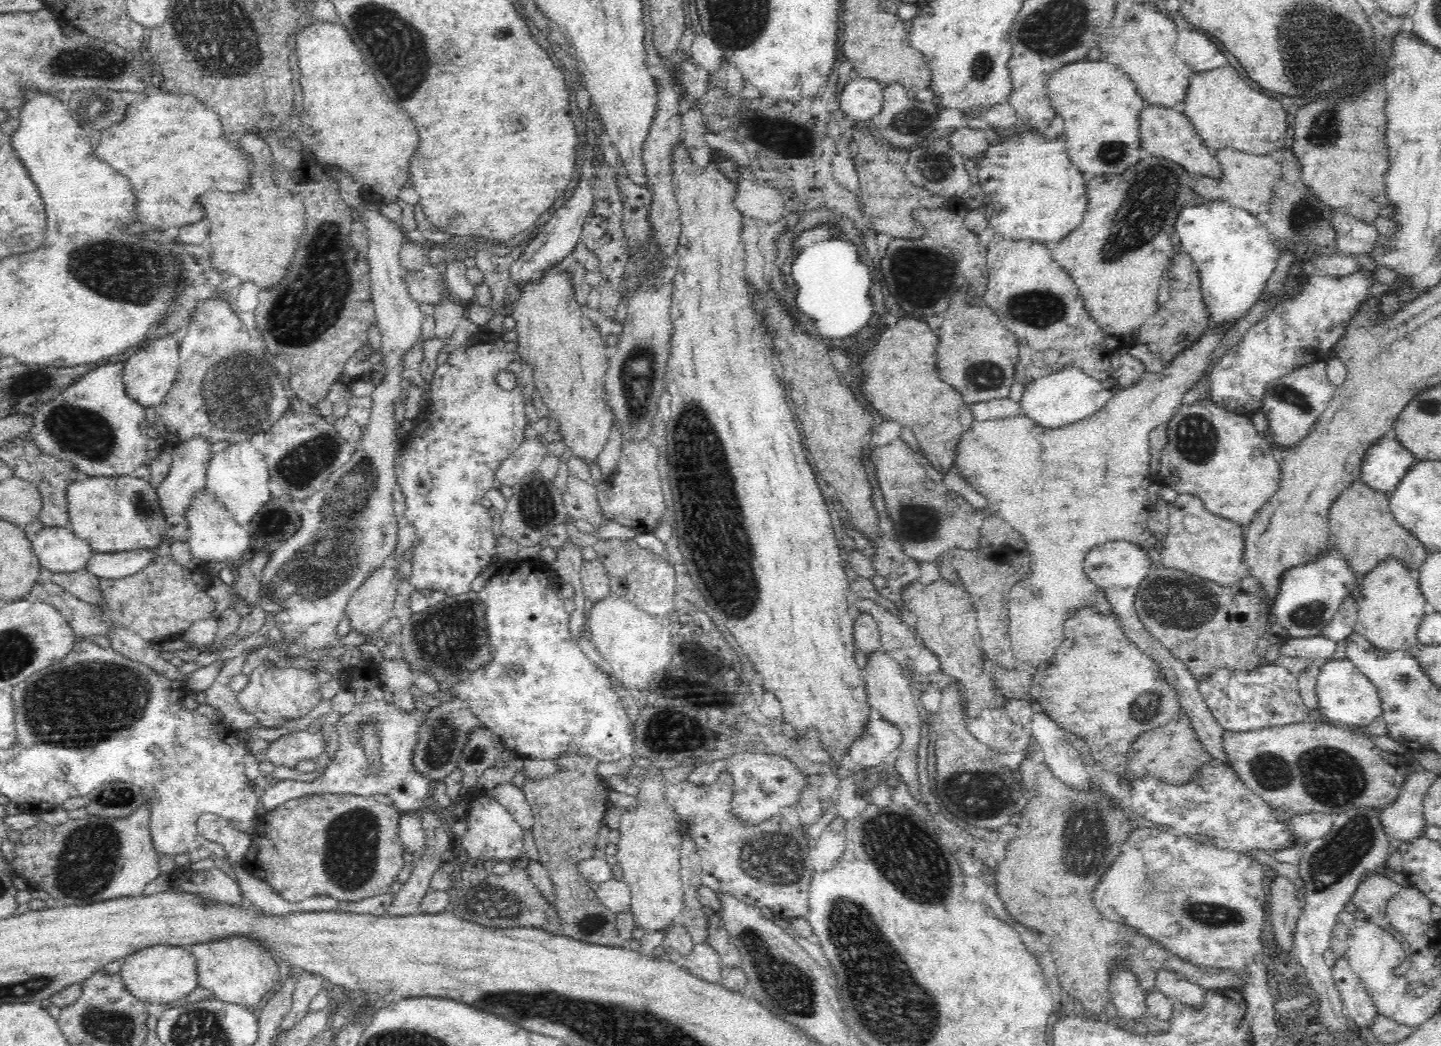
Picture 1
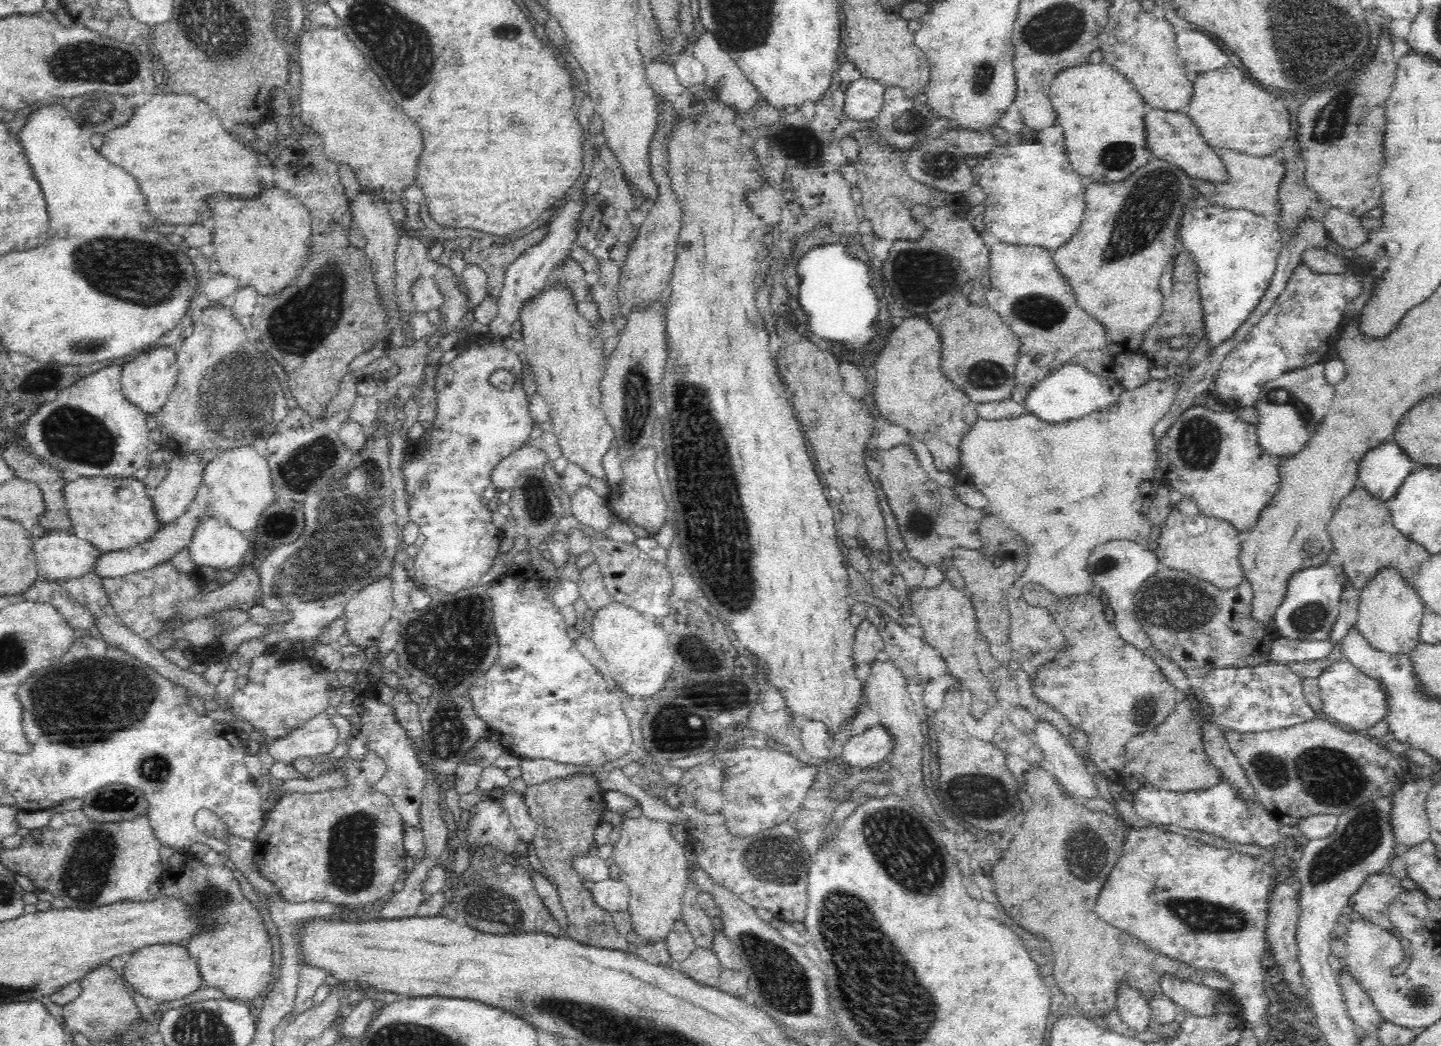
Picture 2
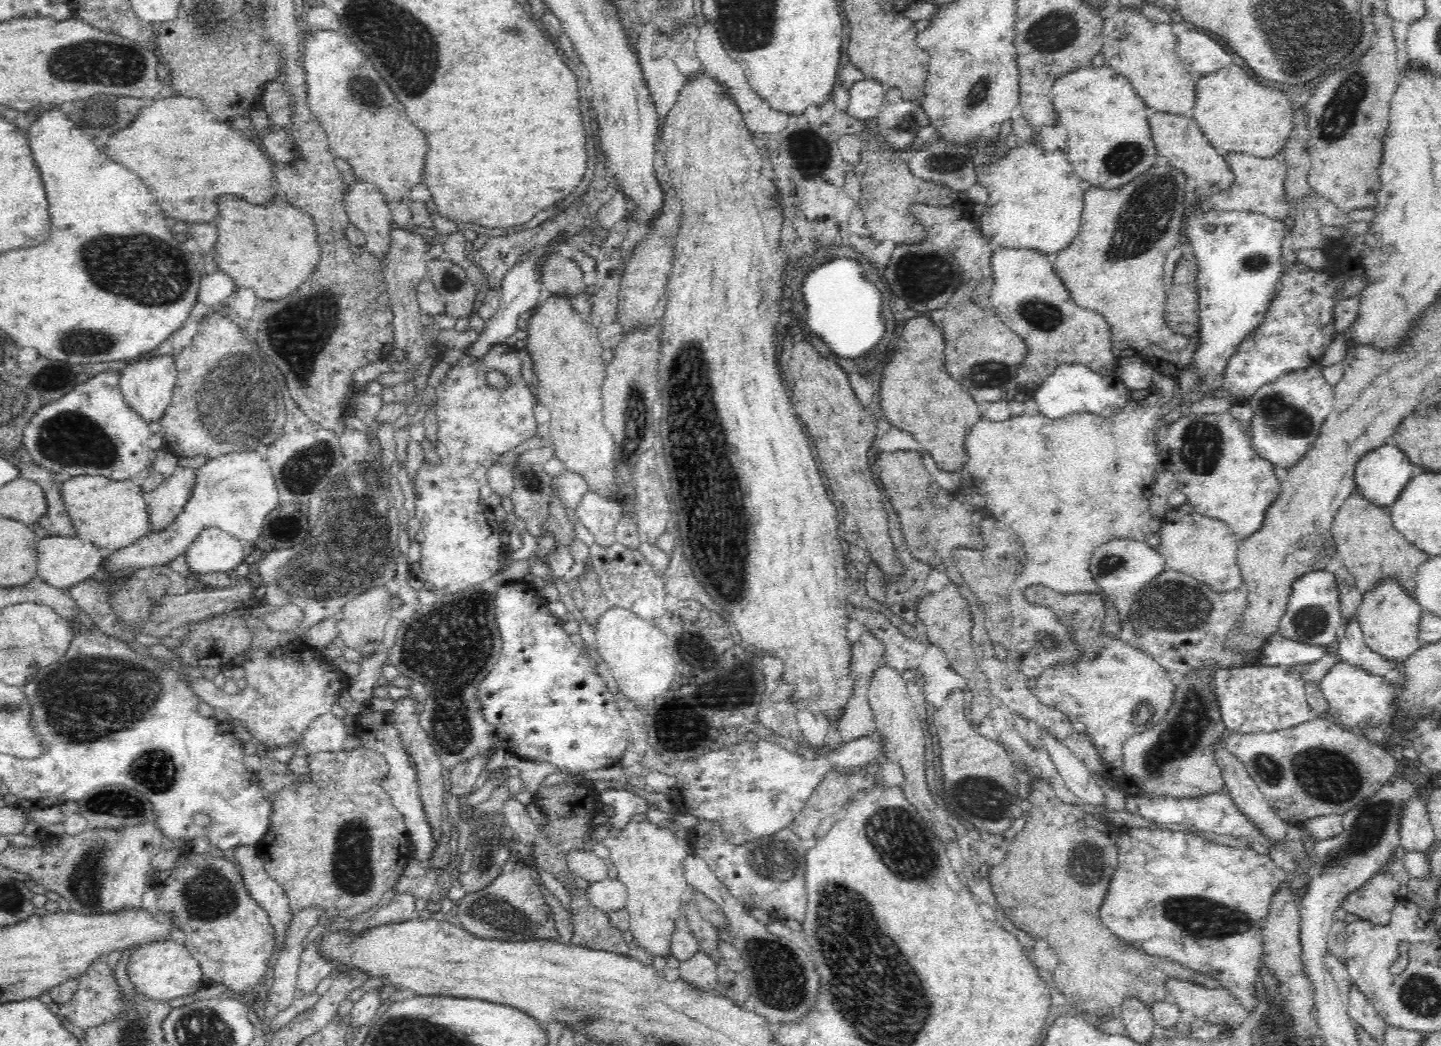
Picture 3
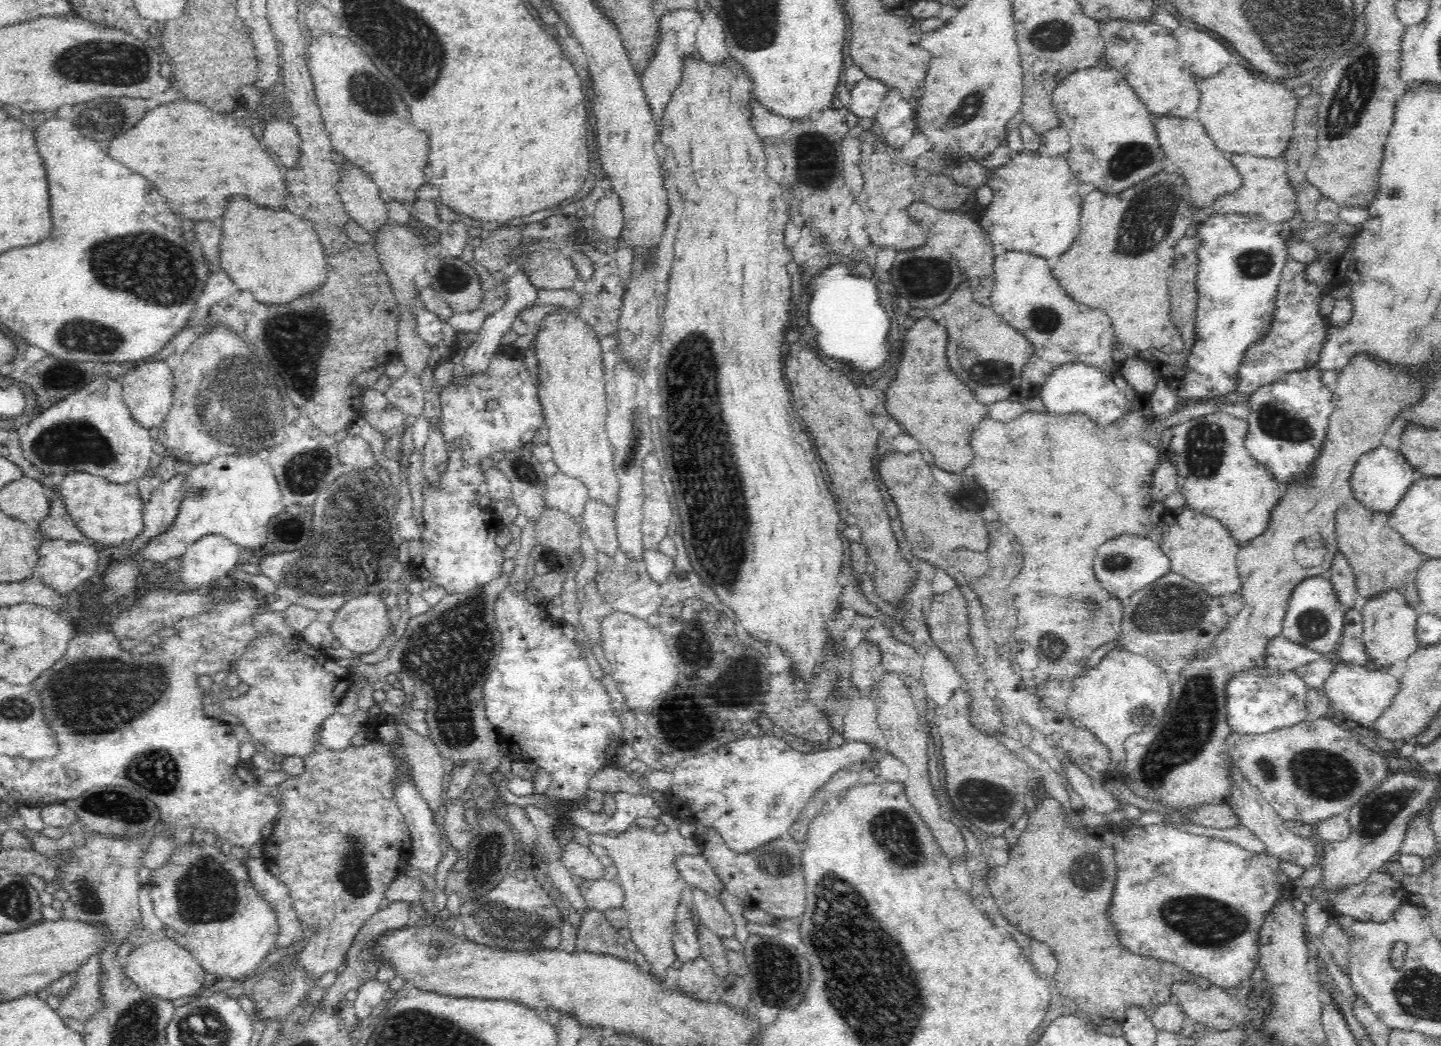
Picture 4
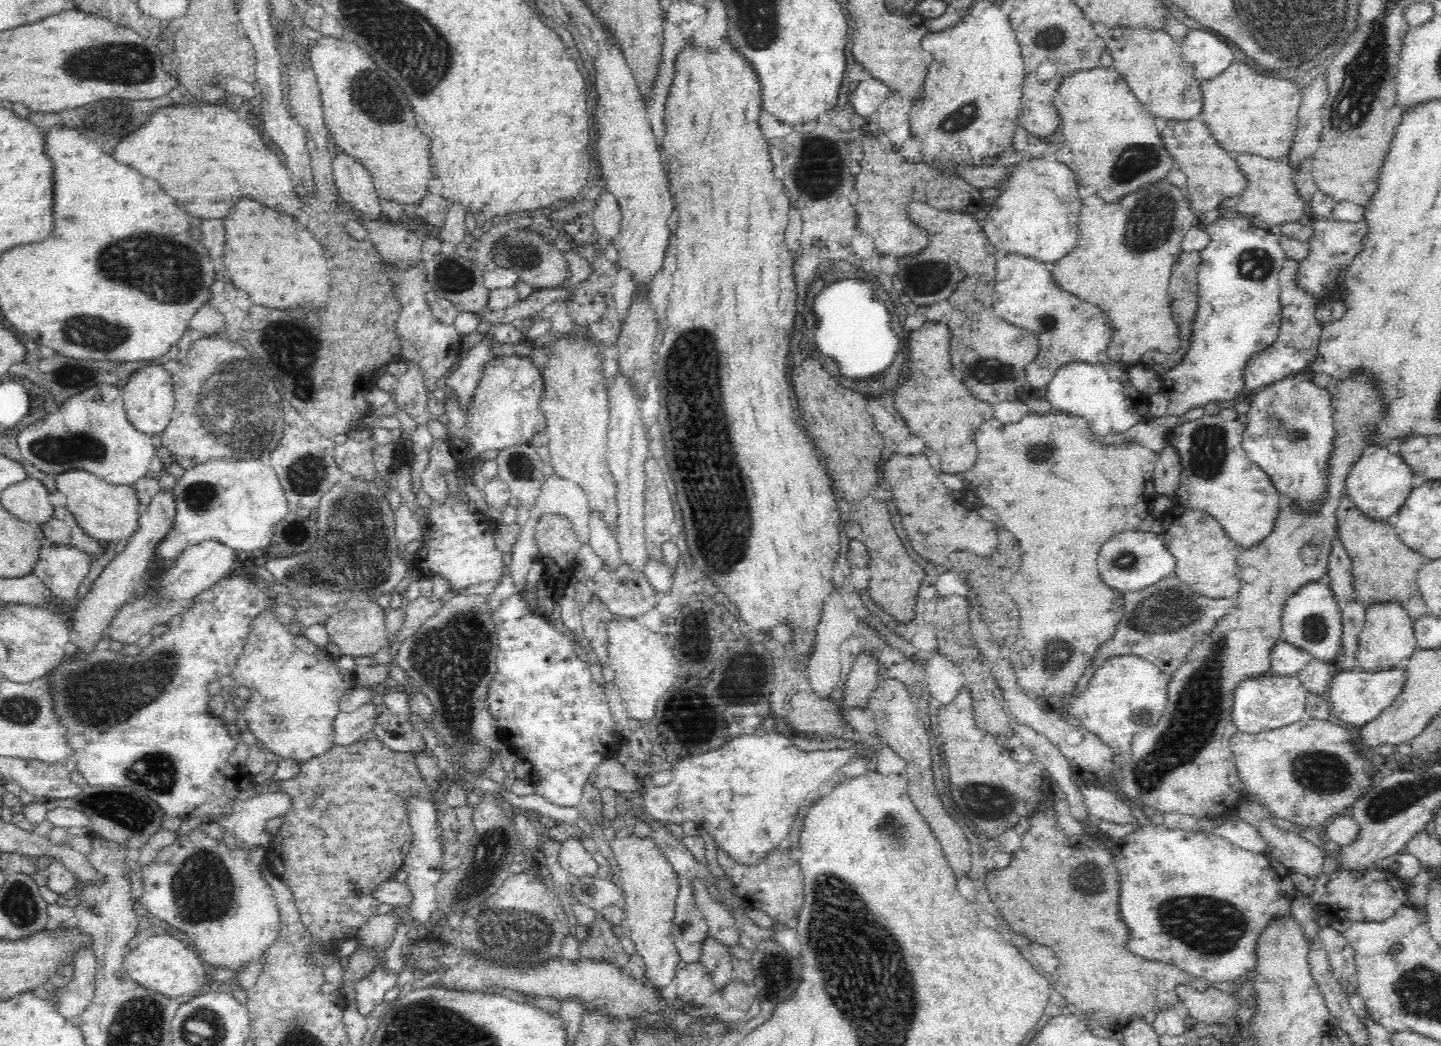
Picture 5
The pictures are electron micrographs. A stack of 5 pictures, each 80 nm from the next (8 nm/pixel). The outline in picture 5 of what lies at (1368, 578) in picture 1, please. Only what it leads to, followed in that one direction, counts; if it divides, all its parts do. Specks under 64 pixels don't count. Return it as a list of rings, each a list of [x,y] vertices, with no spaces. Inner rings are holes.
[[[1395,602],[1366,607],[1365,626],[1359,638],[1358,650],[1353,656],[1356,664],[1352,669],[1357,667],[1361,672],[1391,670],[1395,664],[1407,663],[1419,649],[1414,635],[1414,622],[1409,620],[1405,610]]]

